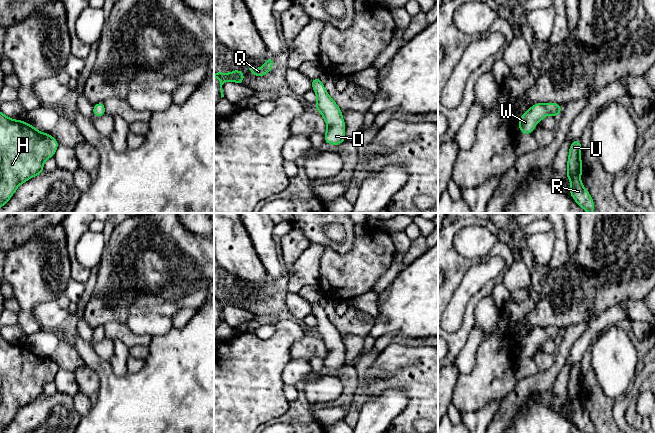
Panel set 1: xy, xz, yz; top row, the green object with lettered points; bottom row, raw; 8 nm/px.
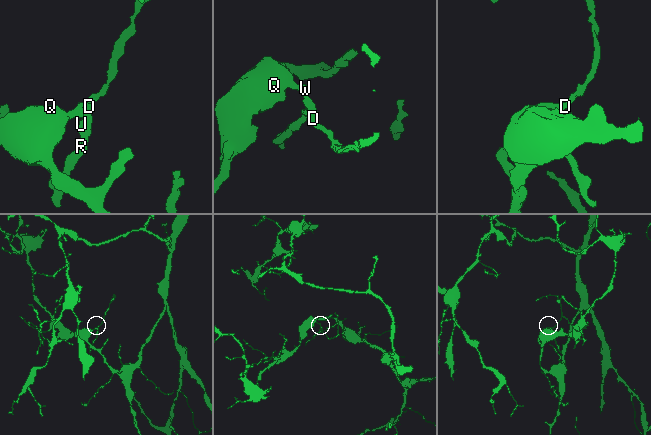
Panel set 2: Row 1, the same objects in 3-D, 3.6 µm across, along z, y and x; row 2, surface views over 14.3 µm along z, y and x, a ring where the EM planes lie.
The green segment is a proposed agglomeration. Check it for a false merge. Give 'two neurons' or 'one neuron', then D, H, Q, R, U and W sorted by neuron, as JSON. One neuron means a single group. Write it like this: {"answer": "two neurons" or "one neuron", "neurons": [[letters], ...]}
{"answer": "one neuron", "neurons": [["D", "H", "Q", "R", "U", "W"]]}

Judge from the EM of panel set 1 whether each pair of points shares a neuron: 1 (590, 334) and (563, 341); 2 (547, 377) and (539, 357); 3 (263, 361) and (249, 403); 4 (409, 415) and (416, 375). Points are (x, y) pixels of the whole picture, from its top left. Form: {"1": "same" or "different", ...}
{"1": "different", "2": "different", "3": "same", "4": "same"}

